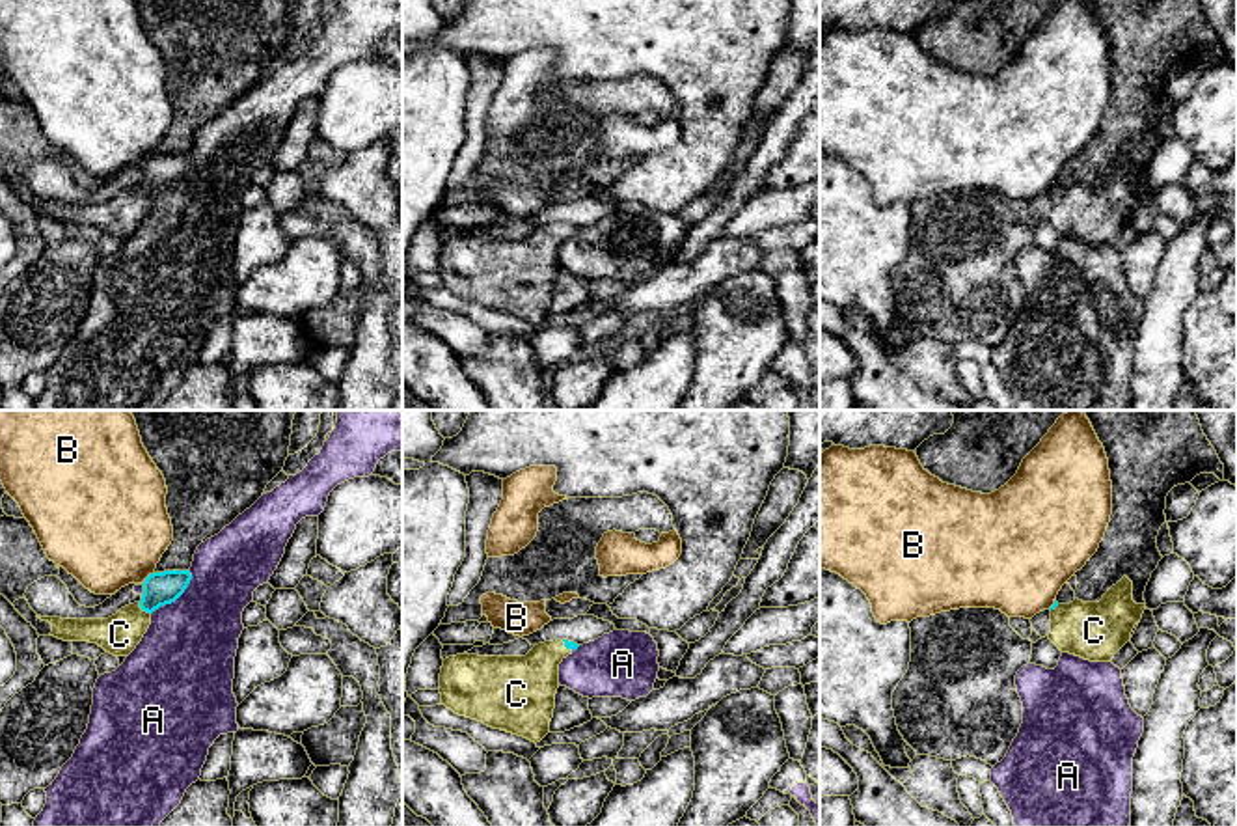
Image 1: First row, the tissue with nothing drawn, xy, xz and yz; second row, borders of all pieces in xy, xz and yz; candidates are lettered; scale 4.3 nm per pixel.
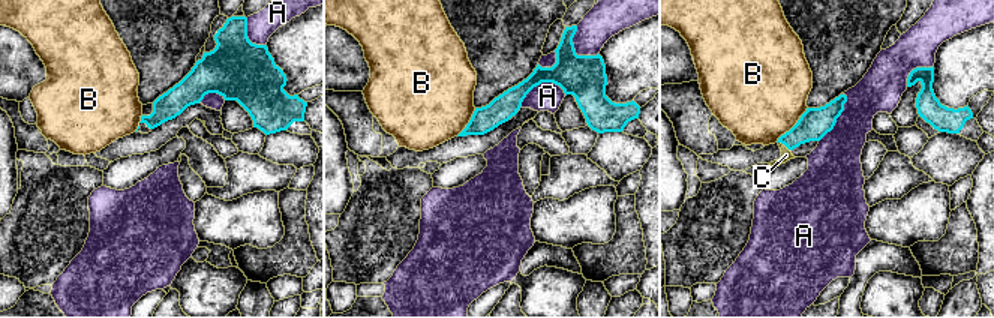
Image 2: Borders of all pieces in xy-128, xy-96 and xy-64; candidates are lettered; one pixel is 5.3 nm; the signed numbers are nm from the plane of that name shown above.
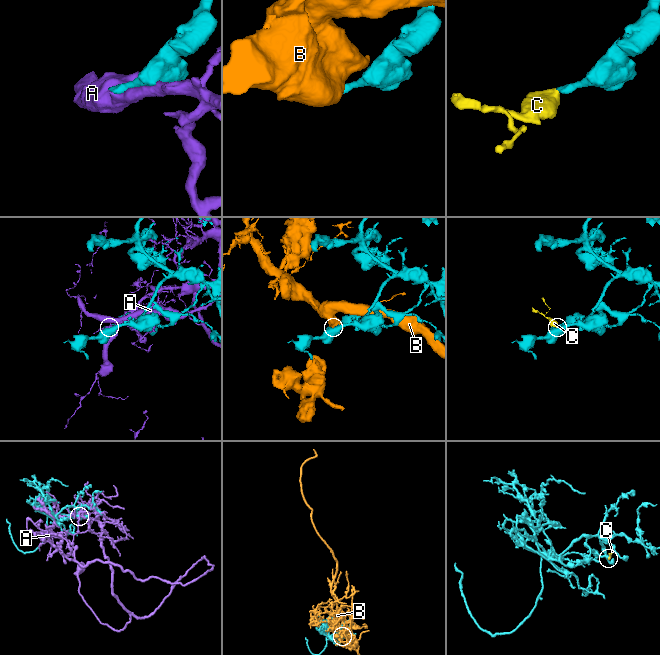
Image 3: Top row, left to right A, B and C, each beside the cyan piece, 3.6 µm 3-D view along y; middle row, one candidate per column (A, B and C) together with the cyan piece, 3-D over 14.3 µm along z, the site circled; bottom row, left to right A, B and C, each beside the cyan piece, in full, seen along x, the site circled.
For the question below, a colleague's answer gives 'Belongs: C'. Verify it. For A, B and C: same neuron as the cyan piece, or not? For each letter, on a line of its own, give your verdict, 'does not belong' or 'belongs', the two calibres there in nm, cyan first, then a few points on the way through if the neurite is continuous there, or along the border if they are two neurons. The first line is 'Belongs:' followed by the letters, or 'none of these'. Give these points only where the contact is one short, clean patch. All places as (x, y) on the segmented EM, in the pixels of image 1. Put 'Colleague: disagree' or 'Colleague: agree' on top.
Colleague: agree
Belongs: C
A: does not belong | 140/400 nm
B: does not belong | 140/480 nm | along xy (153, 571), (142, 582)
C: belongs | 140/170 nm | across xy (161, 588), (144, 610), (120, 634)

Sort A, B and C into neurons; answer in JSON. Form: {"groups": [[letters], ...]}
{"groups": [["A"], ["B"], ["C"]]}

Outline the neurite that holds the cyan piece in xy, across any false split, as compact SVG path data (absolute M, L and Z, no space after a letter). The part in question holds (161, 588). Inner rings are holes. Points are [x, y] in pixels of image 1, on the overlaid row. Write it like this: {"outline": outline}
{"outline": "M190 571L153 572L143 582L140 602L121 608L108 619L41 617L52 625L50 636L63 641L89 641L114 656L129 656L151 625L151 613L175 602L192 580Z"}

